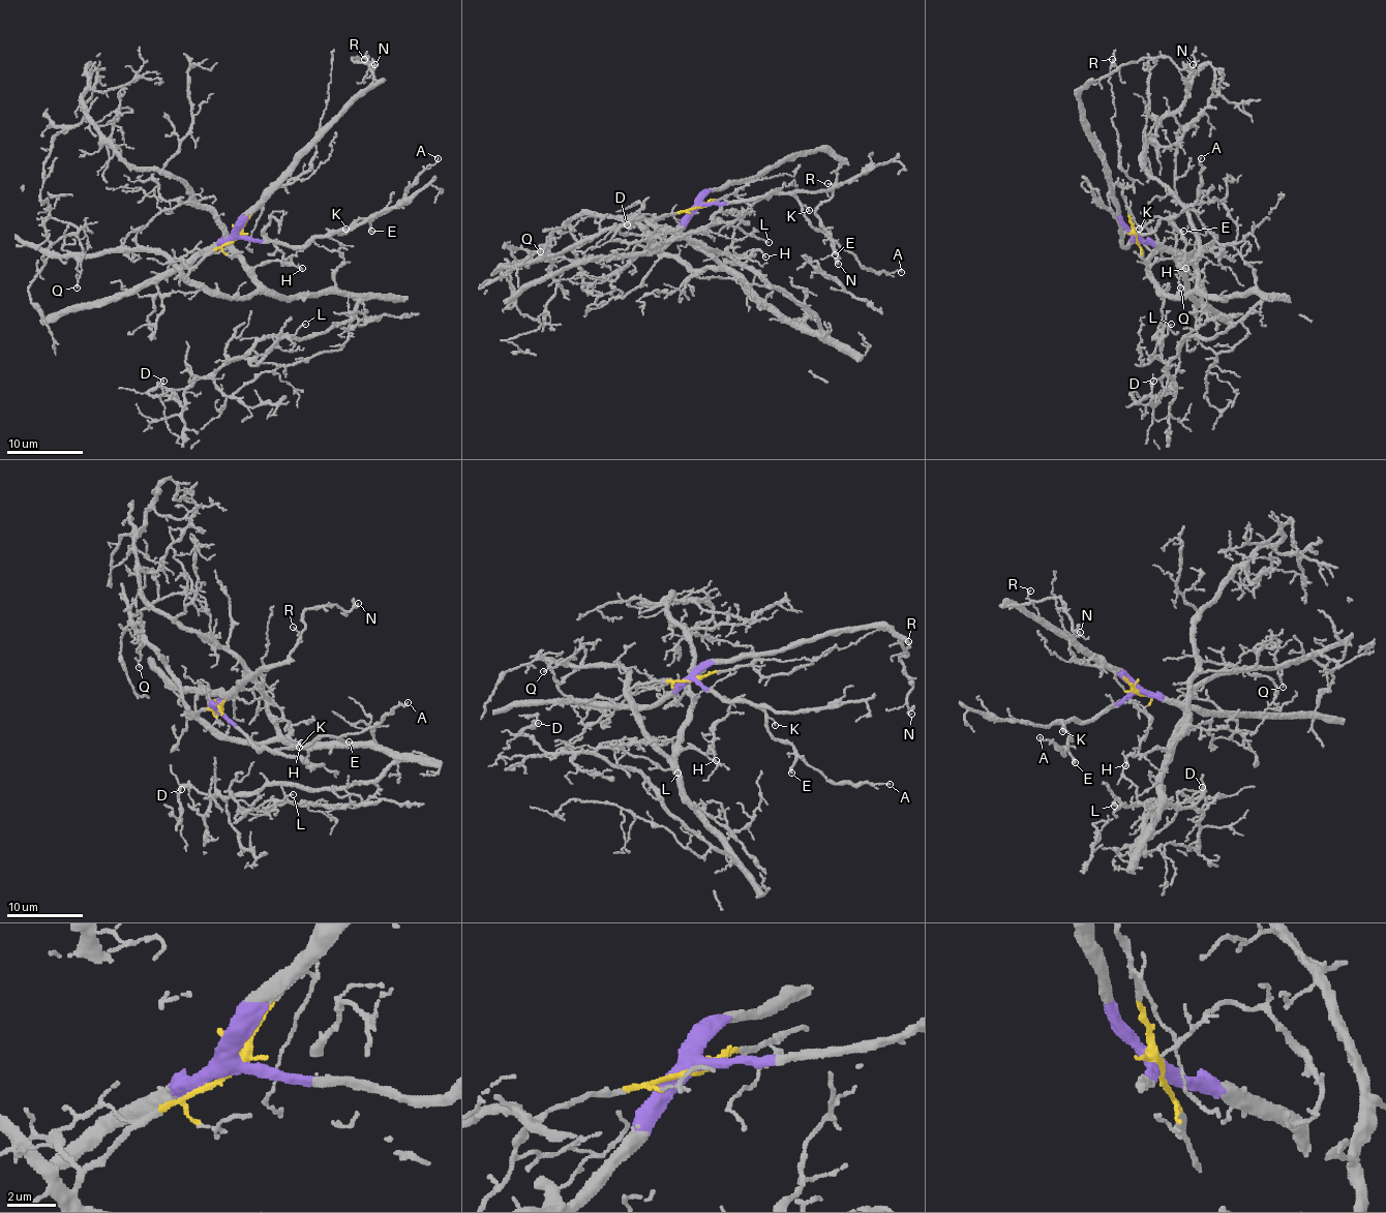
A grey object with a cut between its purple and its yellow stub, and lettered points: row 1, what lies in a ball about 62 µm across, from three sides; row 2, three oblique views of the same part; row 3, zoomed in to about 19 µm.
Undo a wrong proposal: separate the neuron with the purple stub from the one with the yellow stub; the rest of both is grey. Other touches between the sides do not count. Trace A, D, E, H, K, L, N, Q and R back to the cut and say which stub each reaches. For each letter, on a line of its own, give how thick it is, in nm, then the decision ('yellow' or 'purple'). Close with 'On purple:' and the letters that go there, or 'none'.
A: calibre 90 nm; purple
D: calibre 70 nm; yellow
E: calibre 200 nm; purple
H: calibre 130 nm; yellow
K: calibre 100 nm; purple
L: calibre 100 nm; yellow
N: calibre 130 nm; purple
Q: calibre 110 nm; yellow
R: calibre 90 nm; purple
On purple: A, E, K, N, R

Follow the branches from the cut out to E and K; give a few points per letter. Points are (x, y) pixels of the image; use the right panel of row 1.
E: (1134, 236), (1124, 246), (1122, 236), (1128, 231), (1151, 233), (1163, 219), (1183, 231)
K: (1134, 236), (1126, 246), (1122, 244), (1122, 236), (1136, 226), (1140, 229)

